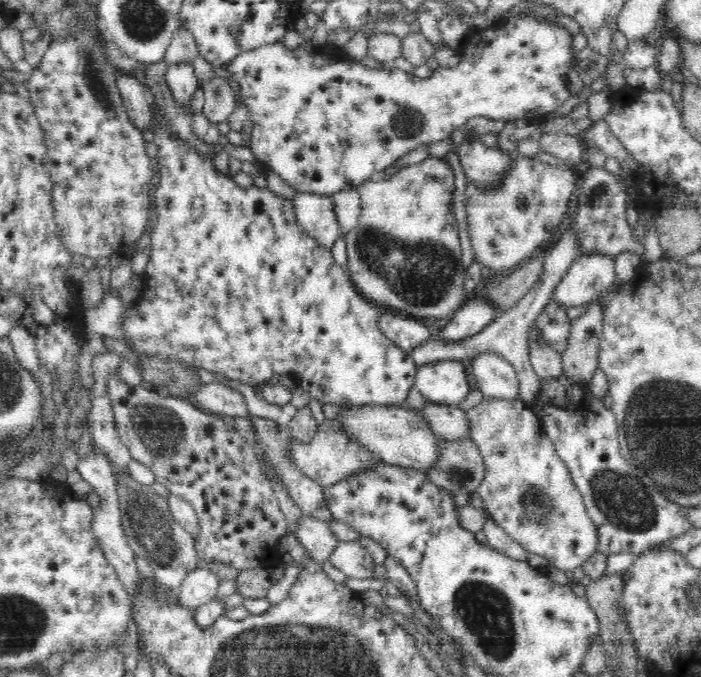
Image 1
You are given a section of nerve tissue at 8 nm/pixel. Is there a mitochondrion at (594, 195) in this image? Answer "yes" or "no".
no

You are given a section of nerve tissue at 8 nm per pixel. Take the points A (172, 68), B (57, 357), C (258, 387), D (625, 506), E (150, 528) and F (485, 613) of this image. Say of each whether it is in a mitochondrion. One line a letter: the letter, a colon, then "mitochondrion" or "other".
A: other
B: other
C: other
D: mitochondrion
E: mitochondrion
F: mitochondrion

